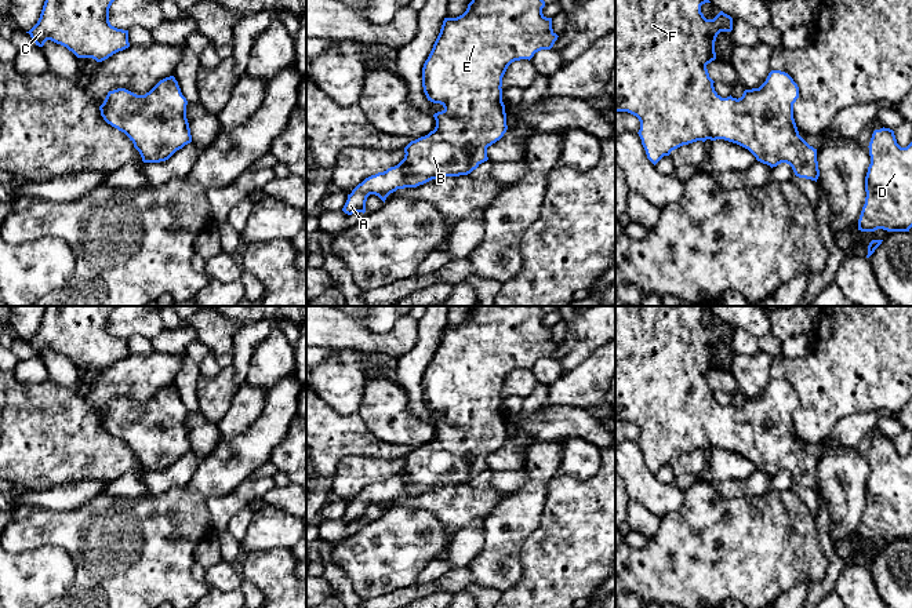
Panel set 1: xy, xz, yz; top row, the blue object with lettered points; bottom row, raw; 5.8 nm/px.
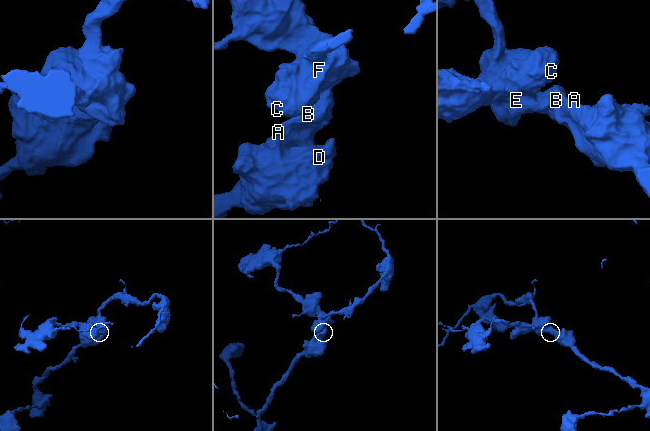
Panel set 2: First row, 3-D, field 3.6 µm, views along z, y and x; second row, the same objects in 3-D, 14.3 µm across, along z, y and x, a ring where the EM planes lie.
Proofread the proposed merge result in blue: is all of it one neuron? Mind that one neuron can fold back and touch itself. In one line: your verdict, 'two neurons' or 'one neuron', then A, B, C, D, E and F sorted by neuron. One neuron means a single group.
one neuron; groups A B C D E F

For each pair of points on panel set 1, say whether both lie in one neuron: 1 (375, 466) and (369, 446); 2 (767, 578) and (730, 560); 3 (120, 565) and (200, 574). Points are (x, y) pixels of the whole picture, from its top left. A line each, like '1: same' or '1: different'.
1: different
2: same
3: different

